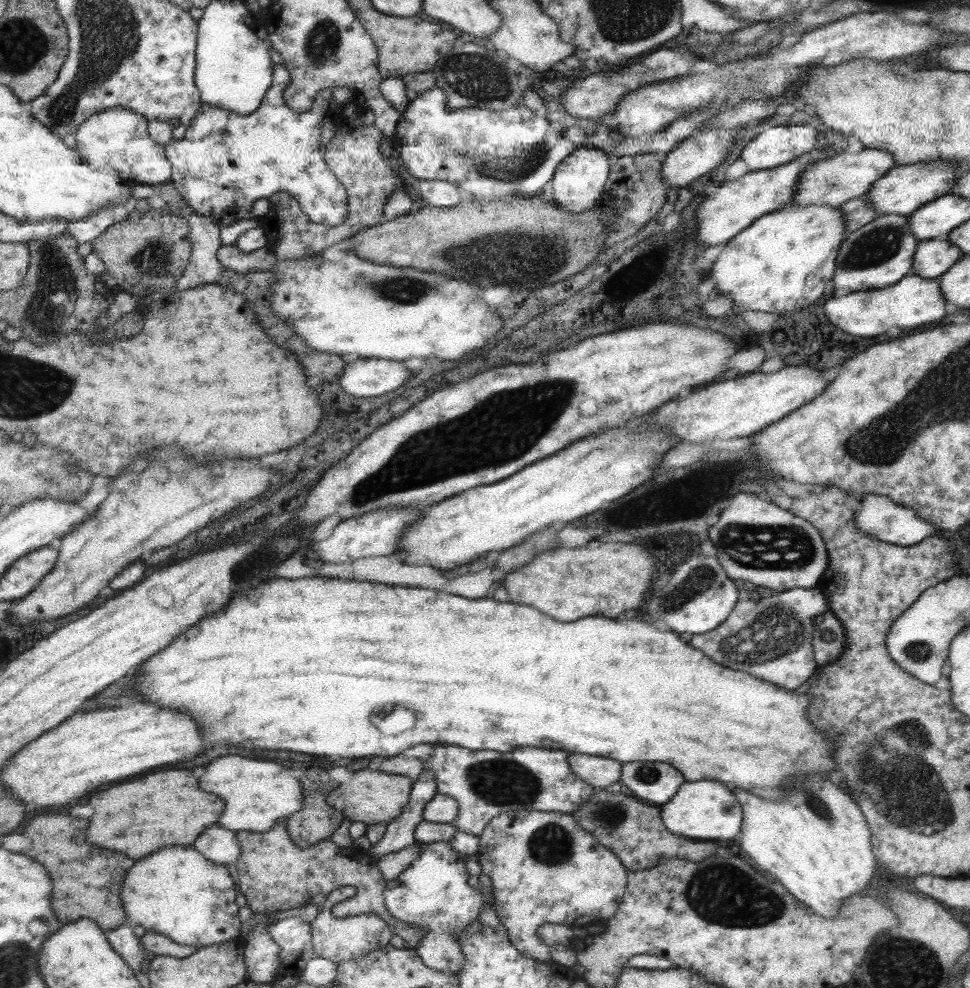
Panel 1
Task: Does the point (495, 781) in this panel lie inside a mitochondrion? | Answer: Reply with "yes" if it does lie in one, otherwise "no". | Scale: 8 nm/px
yes

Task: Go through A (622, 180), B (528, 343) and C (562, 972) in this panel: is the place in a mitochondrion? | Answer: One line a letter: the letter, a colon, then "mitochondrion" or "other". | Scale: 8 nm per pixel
A: other
B: other
C: other

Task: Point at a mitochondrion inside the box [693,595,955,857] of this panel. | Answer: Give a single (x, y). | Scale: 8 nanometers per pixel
(775, 631)

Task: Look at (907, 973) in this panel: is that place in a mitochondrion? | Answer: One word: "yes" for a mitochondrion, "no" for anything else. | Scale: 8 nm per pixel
yes

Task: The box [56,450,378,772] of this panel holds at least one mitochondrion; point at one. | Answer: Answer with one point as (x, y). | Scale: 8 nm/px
(269, 554)

